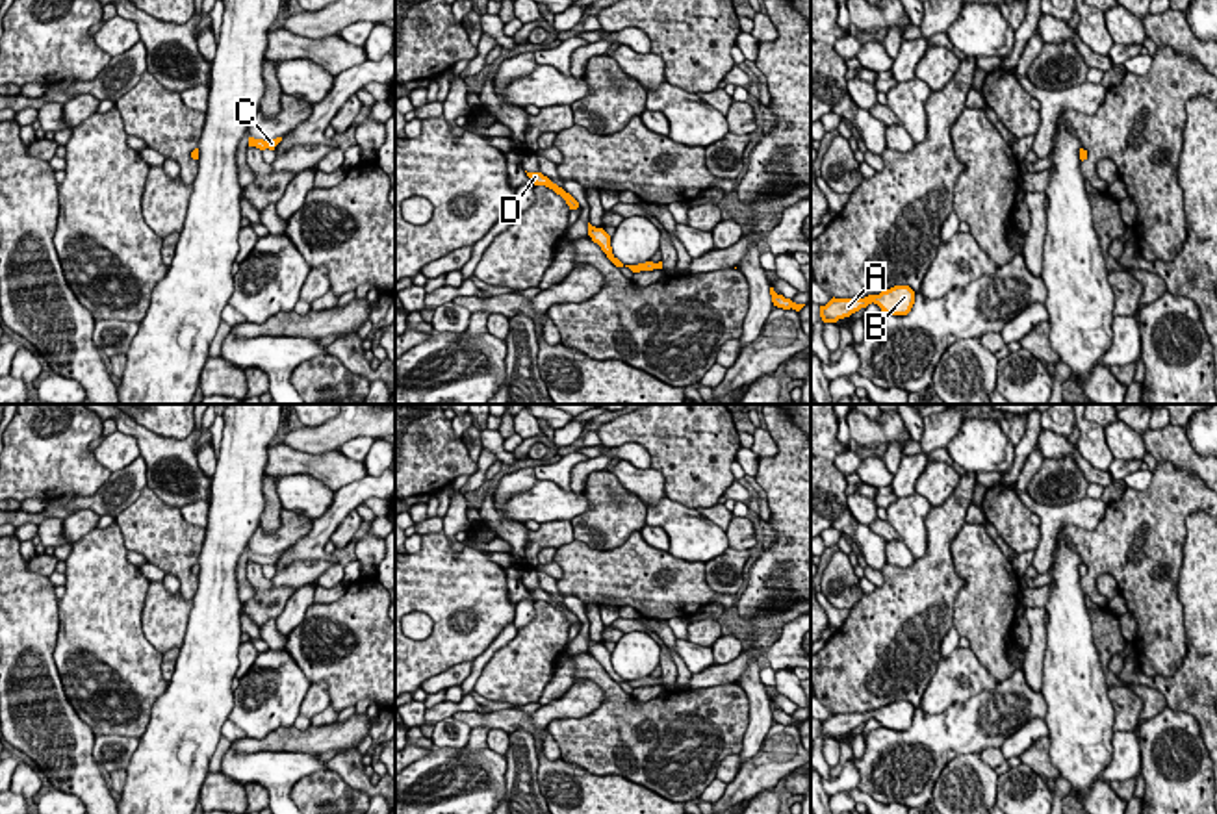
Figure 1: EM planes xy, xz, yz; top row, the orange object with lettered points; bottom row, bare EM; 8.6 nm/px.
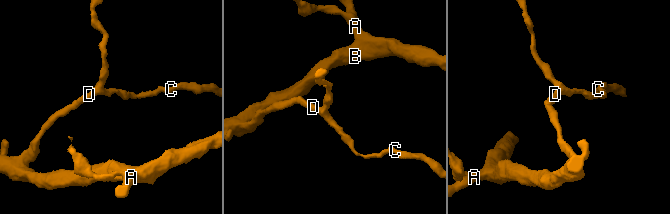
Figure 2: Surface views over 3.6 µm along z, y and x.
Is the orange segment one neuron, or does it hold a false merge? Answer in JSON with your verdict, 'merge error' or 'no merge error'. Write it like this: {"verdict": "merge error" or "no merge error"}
{"verdict": "merge error"}

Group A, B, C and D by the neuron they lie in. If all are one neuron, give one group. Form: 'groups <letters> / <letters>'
groups A B D / C

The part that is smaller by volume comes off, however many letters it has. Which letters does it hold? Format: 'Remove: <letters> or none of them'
Remove: C

